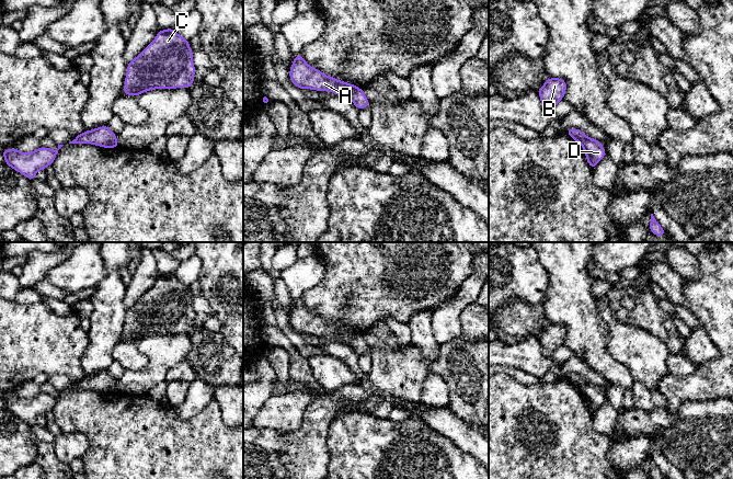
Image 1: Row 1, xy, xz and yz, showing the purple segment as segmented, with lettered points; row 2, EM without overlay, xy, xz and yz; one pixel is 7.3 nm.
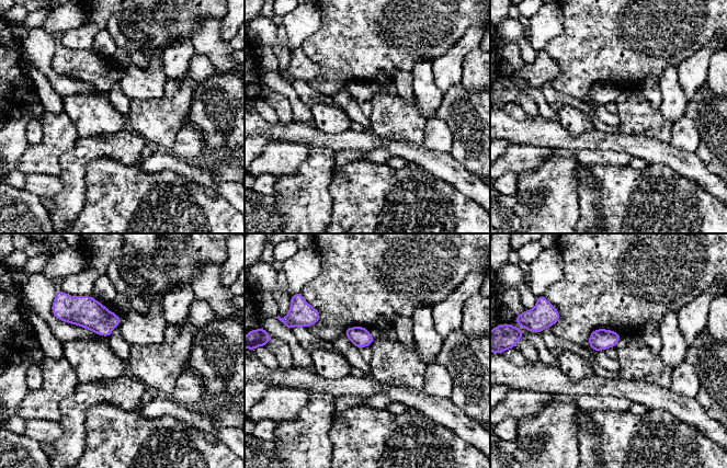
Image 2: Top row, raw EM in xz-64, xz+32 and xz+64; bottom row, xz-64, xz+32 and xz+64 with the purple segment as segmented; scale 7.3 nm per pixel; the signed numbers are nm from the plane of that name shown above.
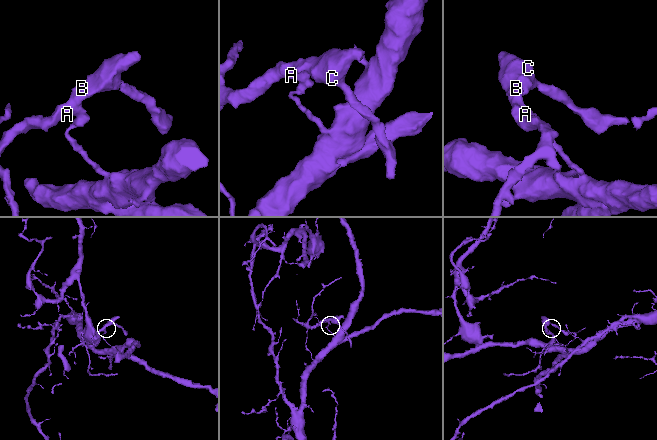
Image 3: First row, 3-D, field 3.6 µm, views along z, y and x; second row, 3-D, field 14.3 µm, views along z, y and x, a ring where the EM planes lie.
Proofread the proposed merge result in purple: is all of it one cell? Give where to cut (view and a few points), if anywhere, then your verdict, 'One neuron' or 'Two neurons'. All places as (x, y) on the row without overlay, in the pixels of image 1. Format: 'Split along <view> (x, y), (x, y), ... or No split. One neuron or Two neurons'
Split along xz (359, 333), (347, 344). Two neurons

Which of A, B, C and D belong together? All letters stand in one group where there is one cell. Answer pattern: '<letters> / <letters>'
A B C / D

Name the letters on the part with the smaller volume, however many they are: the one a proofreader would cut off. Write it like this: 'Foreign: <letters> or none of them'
Foreign: A, B, C

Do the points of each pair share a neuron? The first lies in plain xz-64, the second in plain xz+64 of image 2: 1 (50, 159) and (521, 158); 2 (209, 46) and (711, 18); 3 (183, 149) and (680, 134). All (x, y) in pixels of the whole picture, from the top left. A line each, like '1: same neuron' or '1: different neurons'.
1: same neuron
2: different neurons
3: same neuron

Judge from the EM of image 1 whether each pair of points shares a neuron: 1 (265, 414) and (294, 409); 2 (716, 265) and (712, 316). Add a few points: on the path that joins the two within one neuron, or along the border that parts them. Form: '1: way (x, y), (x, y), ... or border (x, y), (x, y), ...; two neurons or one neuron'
1: way (272, 414), (287, 410); one neuron
2: way (716, 277), (716, 304); one neuron

